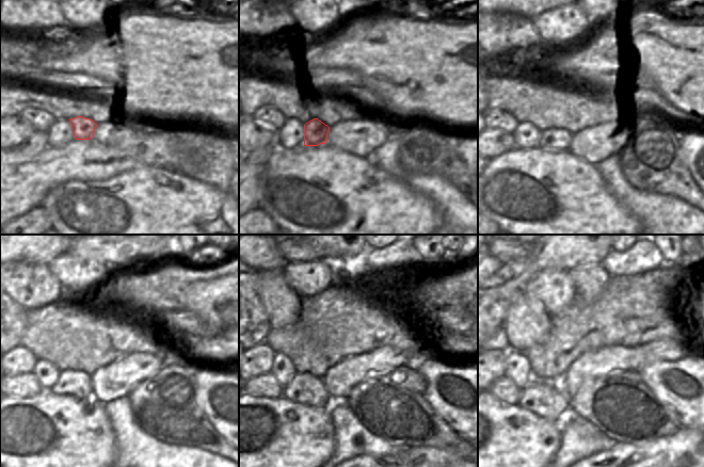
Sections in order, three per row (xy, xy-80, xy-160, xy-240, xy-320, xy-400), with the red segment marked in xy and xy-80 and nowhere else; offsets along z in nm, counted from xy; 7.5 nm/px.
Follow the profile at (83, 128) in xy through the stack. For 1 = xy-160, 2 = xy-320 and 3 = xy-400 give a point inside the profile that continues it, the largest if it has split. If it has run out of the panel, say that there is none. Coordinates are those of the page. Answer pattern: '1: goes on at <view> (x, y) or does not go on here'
1: goes on at xy-160 (550, 139)
2: goes on at xy-320 (304, 388)
3: goes on at xy-400 (549, 401)

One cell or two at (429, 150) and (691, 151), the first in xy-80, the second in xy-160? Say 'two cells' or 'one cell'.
two cells

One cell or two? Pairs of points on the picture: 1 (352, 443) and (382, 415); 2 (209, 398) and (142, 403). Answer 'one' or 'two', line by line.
1: two
2: two

